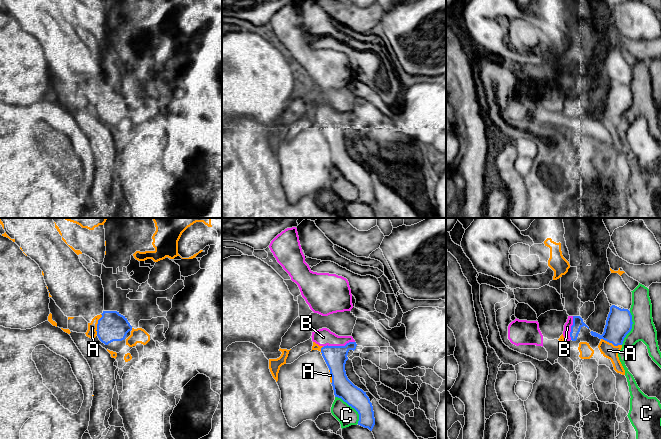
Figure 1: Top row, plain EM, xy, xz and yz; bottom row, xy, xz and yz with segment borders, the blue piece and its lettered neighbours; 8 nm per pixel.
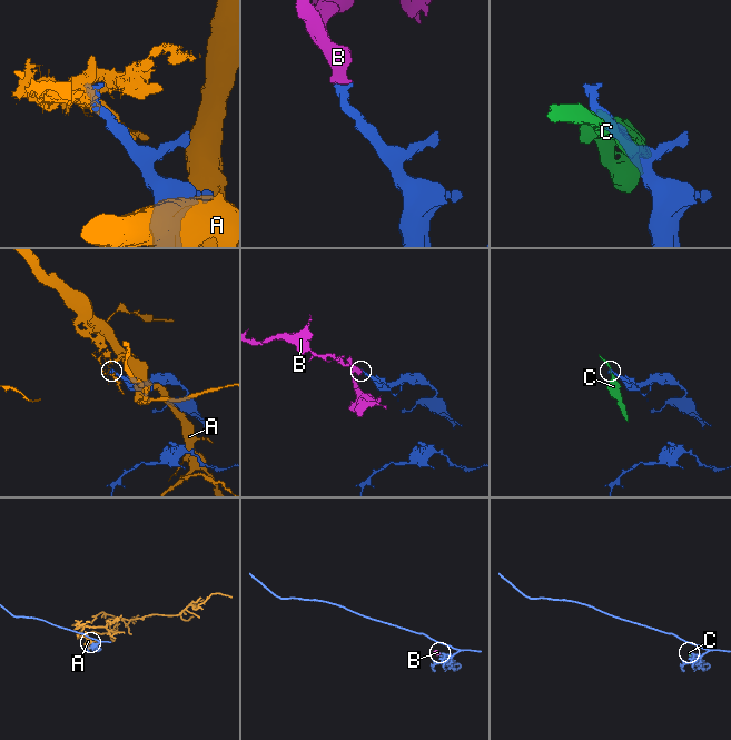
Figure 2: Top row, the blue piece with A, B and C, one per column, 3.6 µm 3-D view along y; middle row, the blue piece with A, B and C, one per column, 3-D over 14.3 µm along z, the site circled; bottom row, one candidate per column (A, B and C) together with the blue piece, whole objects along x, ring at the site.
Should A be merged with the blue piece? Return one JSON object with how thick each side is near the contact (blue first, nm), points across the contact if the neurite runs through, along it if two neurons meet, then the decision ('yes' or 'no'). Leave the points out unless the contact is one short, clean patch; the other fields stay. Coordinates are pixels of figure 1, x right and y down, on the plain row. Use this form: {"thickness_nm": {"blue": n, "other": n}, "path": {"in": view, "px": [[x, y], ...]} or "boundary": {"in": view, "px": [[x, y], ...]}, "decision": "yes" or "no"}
{"thickness_nm": {"blue": 240, "other": 80}, "decision": "no"}

